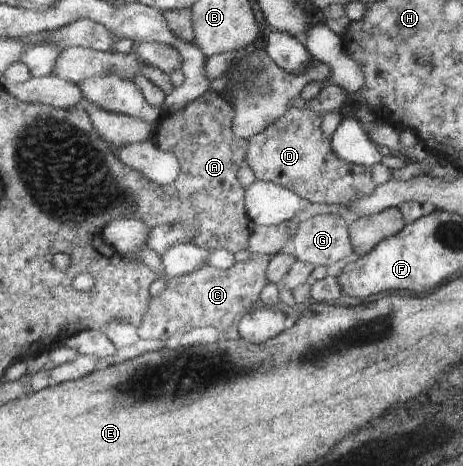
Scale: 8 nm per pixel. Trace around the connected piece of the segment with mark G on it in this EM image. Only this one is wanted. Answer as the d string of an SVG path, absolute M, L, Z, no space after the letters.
M336 215L311 216L310 219L300 222L297 226L287 251L289 250L297 260L309 262L314 267L329 264L332 266L354 252L349 233L349 221Z

